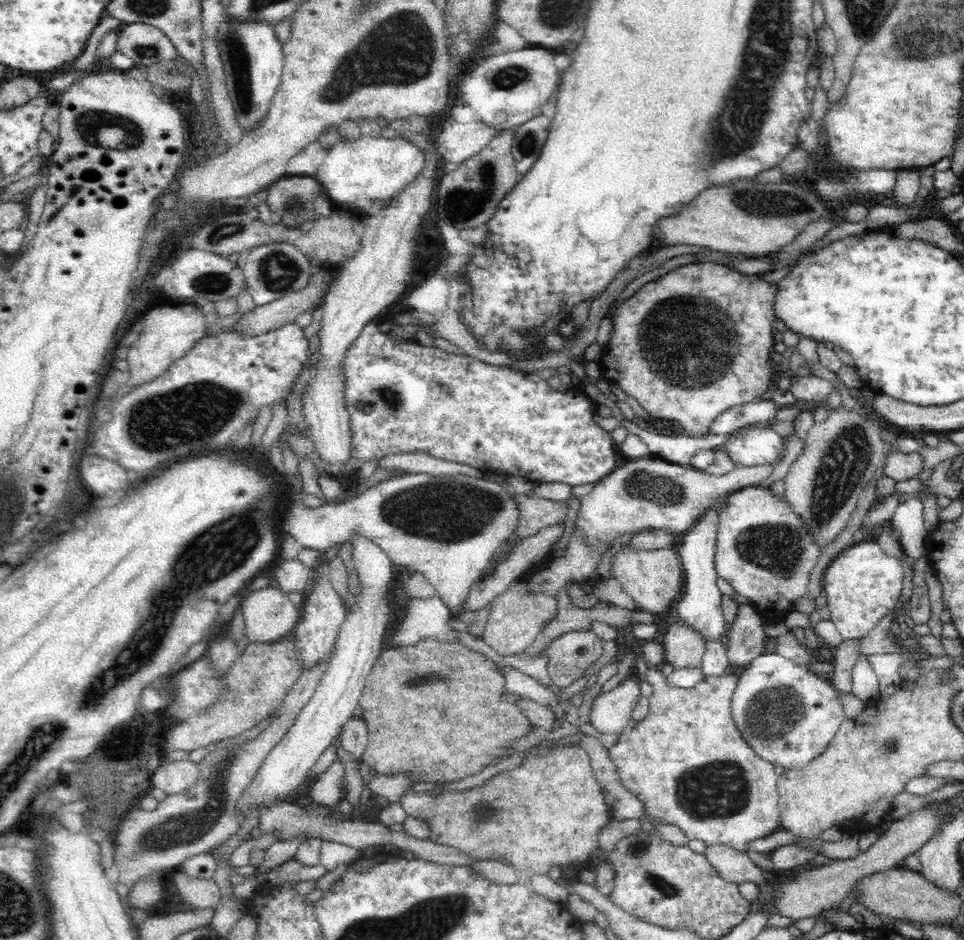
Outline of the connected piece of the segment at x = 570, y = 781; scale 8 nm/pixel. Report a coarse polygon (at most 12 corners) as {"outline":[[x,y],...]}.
{"outline":[[587,752],[408,791],[432,843],[536,878],[590,866],[611,820]]}

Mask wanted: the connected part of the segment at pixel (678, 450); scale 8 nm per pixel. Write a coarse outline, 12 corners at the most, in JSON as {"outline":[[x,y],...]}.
{"outline":[[624,422],[651,454],[689,466],[698,450],[723,446],[730,436],[692,438],[654,434]]}

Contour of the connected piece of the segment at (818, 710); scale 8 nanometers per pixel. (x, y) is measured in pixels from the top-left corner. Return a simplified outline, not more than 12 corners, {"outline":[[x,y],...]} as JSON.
{"outline":[[763,652],[733,720],[774,766],[802,768],[845,719],[845,696]]}

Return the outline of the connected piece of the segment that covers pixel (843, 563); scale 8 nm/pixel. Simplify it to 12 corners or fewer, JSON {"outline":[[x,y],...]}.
{"outline":[[874,540],[840,551],[822,601],[844,641],[896,612],[903,562]]}

